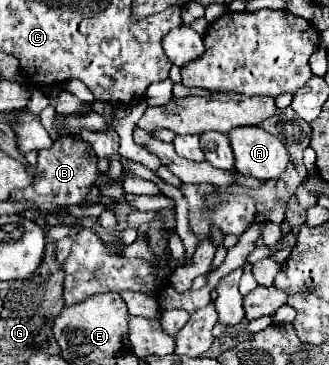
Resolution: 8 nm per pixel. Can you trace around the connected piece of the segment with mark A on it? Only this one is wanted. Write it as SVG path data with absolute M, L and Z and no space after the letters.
M237 127L229 133L235 169L255 179L279 179L287 165L285 145L259 127Z

